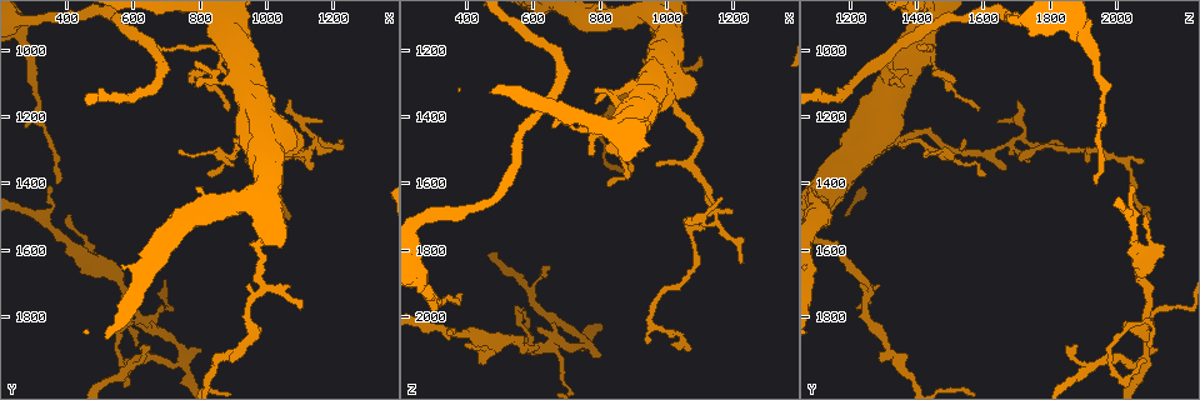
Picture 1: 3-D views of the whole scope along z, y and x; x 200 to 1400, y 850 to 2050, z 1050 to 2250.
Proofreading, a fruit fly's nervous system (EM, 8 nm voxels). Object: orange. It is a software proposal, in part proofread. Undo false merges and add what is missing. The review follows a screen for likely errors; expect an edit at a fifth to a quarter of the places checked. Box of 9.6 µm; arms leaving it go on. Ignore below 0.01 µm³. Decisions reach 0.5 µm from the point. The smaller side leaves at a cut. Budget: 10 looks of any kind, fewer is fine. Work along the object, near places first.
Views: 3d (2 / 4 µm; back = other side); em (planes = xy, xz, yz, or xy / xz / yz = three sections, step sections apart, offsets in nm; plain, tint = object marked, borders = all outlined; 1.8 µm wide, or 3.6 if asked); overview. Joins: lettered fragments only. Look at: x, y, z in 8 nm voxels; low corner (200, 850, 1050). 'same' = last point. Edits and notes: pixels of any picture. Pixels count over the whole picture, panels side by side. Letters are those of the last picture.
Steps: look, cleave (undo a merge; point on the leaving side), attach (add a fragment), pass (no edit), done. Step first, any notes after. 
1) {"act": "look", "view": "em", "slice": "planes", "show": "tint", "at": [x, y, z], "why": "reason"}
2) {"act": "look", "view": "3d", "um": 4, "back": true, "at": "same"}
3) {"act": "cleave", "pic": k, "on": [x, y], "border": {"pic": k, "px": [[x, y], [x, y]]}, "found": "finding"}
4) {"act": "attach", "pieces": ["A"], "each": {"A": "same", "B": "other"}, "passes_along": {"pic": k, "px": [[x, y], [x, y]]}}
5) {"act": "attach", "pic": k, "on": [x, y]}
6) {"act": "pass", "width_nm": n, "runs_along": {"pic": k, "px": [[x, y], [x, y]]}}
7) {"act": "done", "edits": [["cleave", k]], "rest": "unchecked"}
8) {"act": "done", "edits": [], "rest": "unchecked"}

{"act": "look", "view": "em", "slice": "xy", "step": 16, "show": "borders", "at": [610, 1790, 2090], "why": "looks like a crossing"}

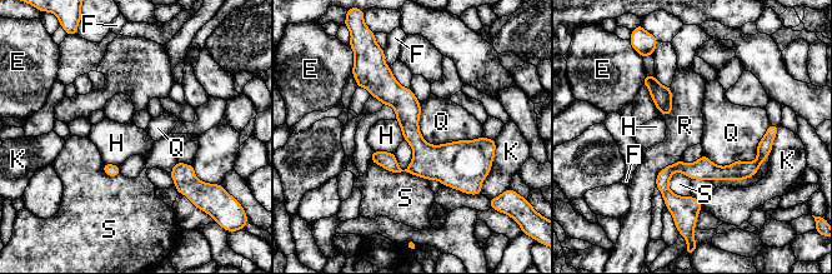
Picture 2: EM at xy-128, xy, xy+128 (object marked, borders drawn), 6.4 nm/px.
{"act": "pass", "each": {"E": "other", "F": "other", "H": "other", "K": "other", "Q": "other", "R": "other", "S": "other"}, "border": {"pic": 2, "px": [[396, 119], [405, 140]]}, "found": "one cell here"}

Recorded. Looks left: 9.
{"act": "look", "view": "em", "slice": "planes", "show": "tint", "at": [800, 1900, 2120]}

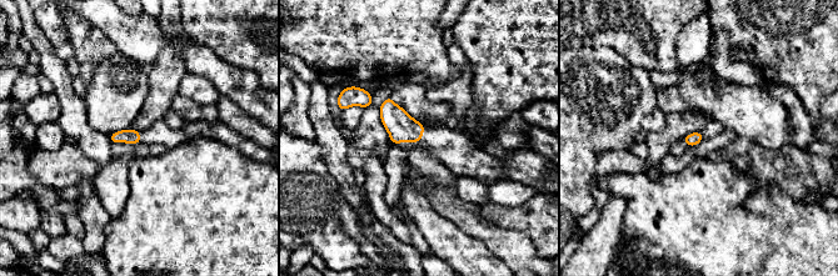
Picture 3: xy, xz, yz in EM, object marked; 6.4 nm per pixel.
{"act": "look", "view": "em", "slice": "planes", "show": "borders", "at": "same", "why": "what lies round it"}

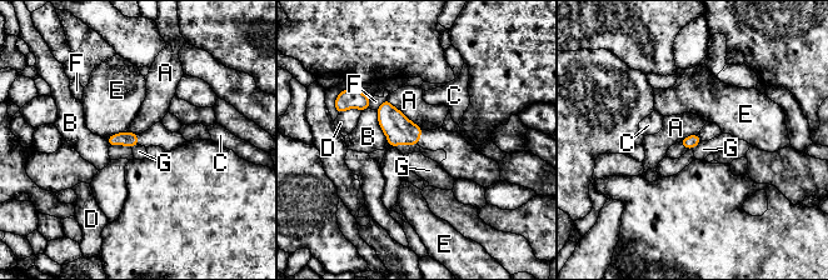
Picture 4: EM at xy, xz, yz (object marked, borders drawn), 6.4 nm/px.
{"act": "pass", "each": {"A": "other", "B": "other", "C": "other", "D": "other", "E": "other", "F": "other", "G": "other"}, "border": {"pic": 4, "px": [[702, 141], [693, 149]]}, "found": "no lettered fragment goes on from it"}

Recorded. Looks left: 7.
{"act": "look", "view": "em", "slice": "planes", "show": "borders", "at": [650, 1880, 1860], "why": "branch stops here"}

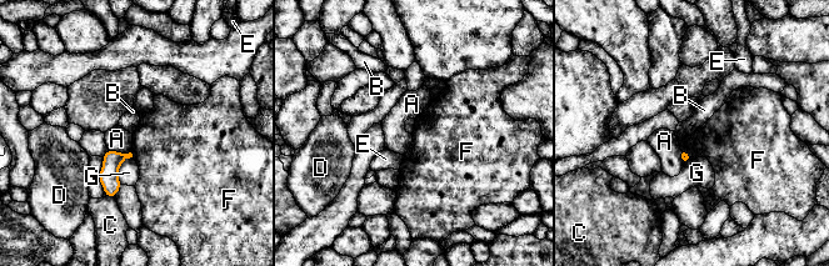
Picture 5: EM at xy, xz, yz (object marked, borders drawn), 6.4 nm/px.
{"act": "pass", "each": {"A": "other", "B": "other", "C": "other", "D": "other", "E": "other", "F": "other", "G": "other"}, "border": {"pic": 5, "px": [[680, 149], [692, 159]]}, "found": "no lettered fragment goes on from it"}

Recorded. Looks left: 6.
{"act": "look", "view": "em", "slice": "xy", "step": 8, "show": "tint", "at": [470, 1640, 2080], "why": "thick turns thin"}

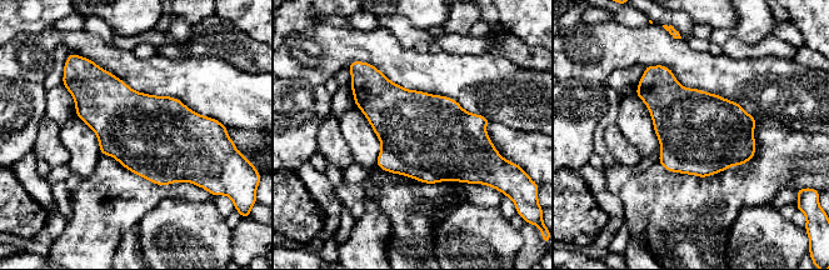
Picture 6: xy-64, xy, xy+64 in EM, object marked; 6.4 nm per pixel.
{"act": "look", "view": "em", "slice": "planes", "show": "tint", "at": "same"}

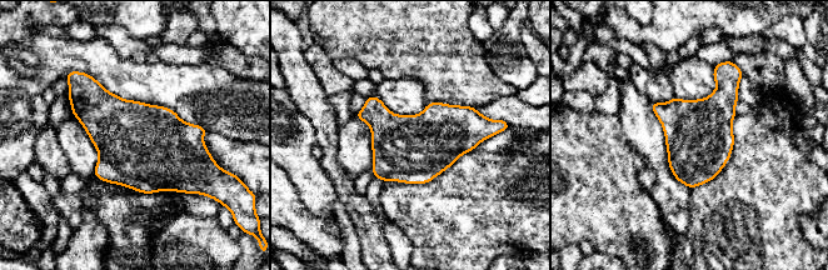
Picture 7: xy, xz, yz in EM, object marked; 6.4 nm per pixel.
{"act": "look", "view": "em", "slice": "planes", "show": "borders", "at": "same", "why": "see the neighbours"}

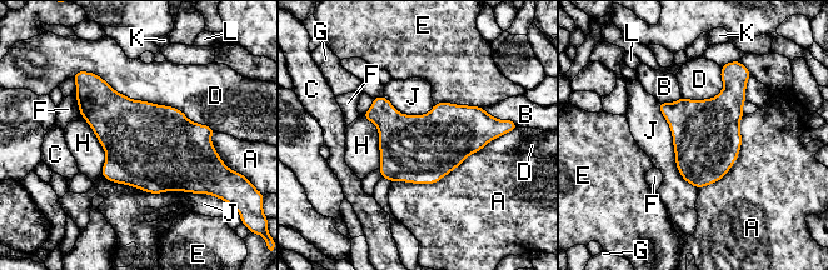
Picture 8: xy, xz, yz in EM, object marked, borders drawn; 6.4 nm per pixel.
{"act": "pass", "each": {"A": "other", "B": "other", "C": "other", "D": "other", "E": "other", "F": "other", "G": "other", "H": "other", "J": "other", "K": "other", "L": "other"}, "found": "one cell here"}

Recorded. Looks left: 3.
{"act": "done", "edits": [], "rest": "unchecked"}

